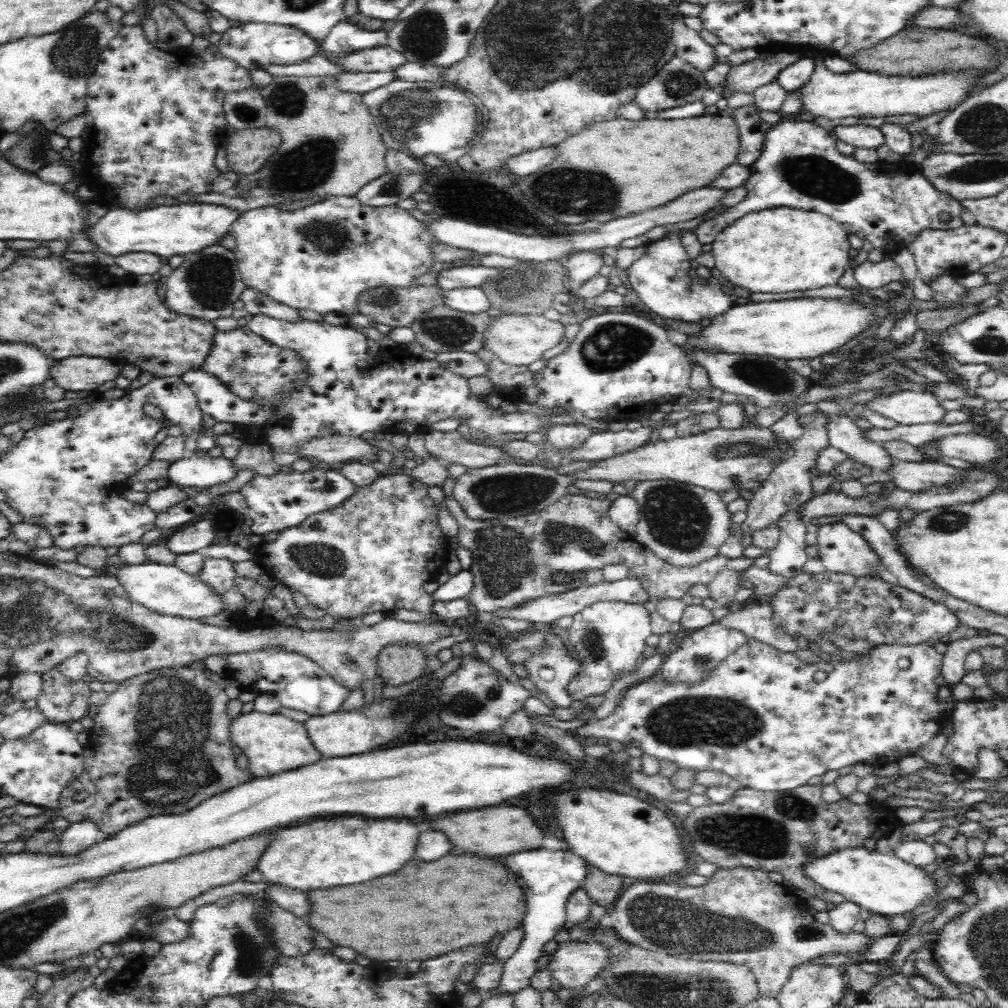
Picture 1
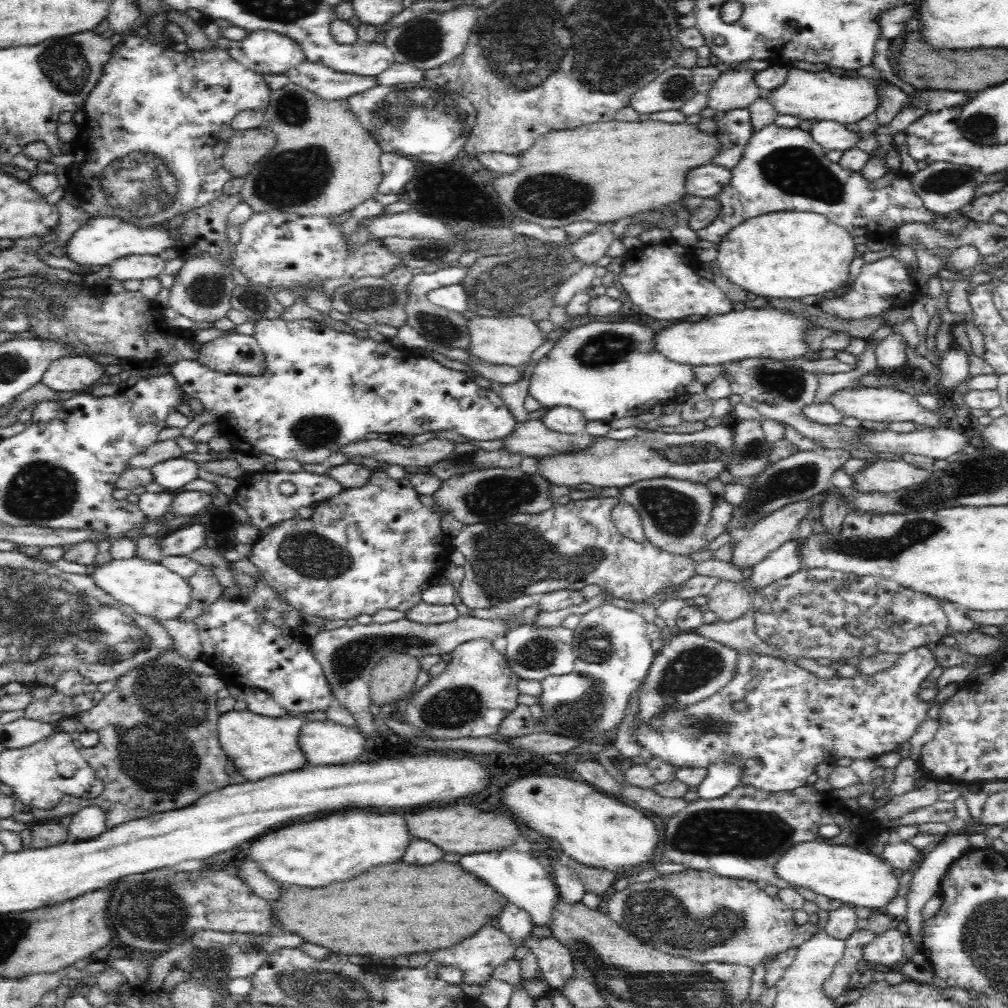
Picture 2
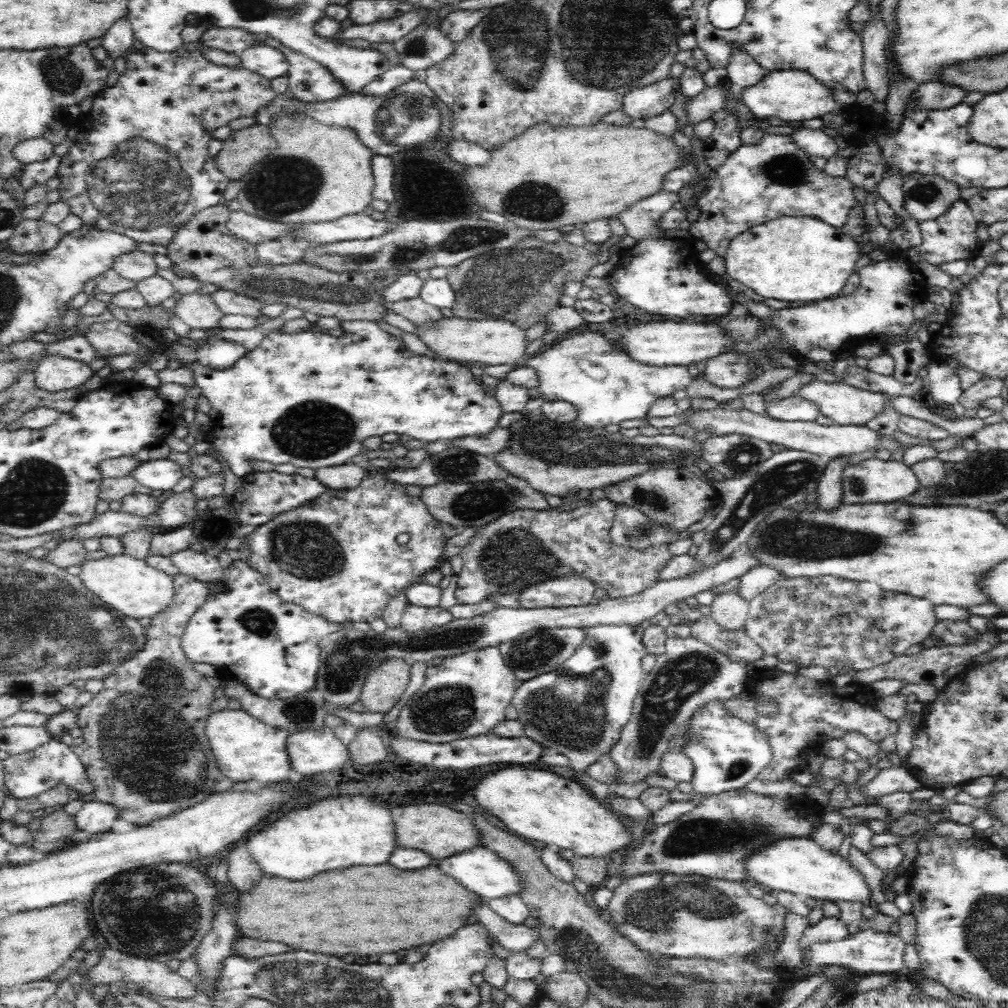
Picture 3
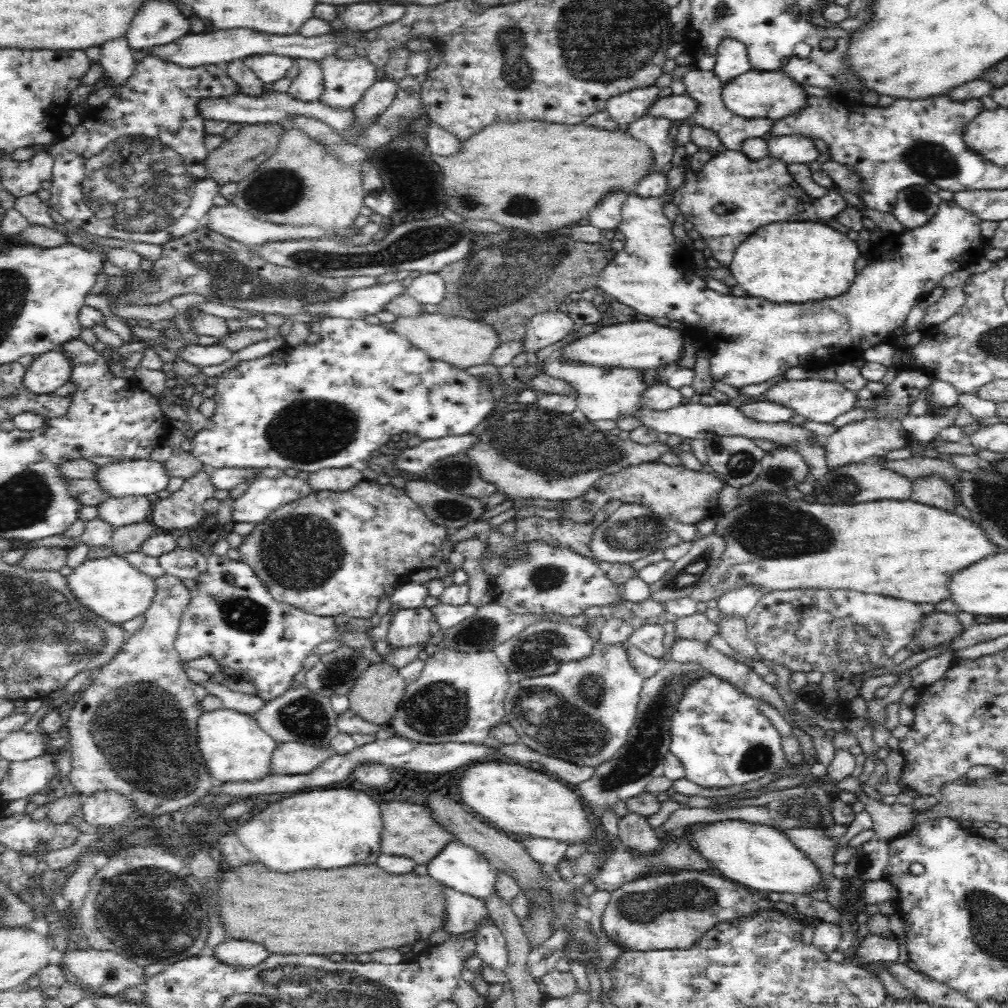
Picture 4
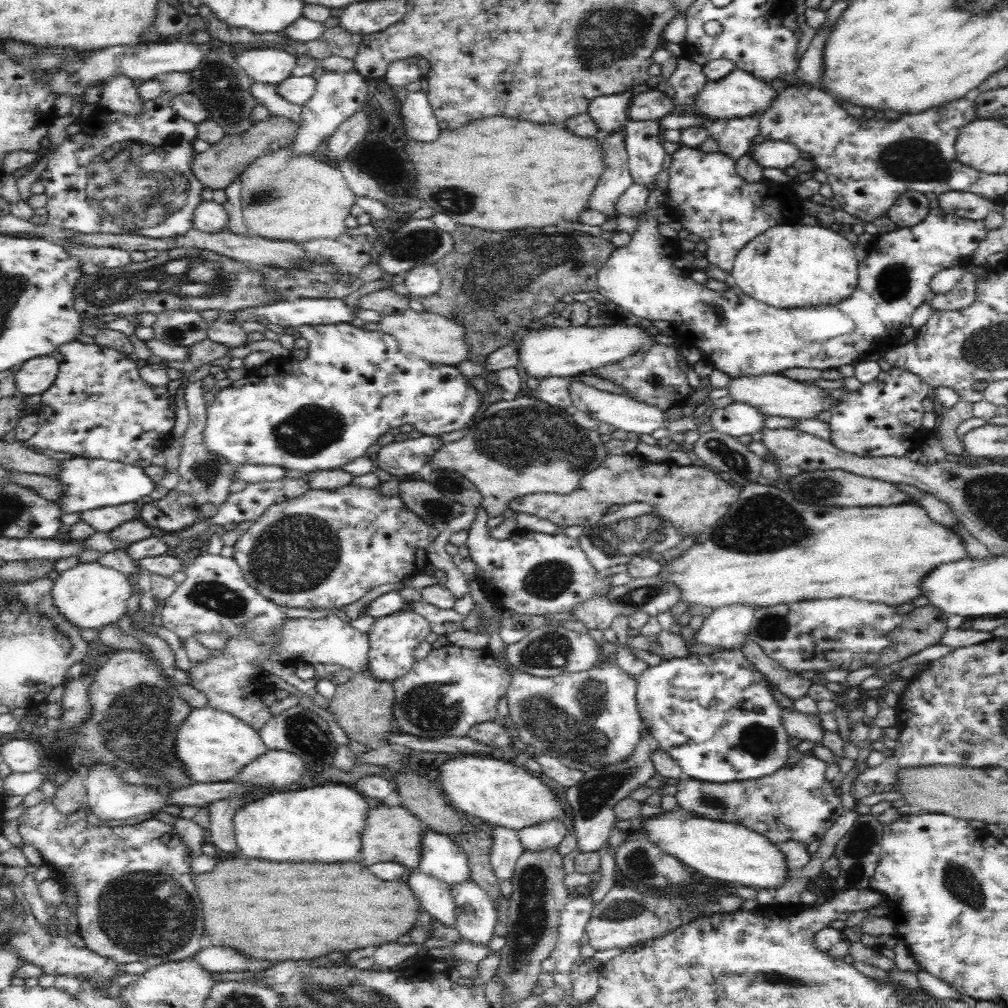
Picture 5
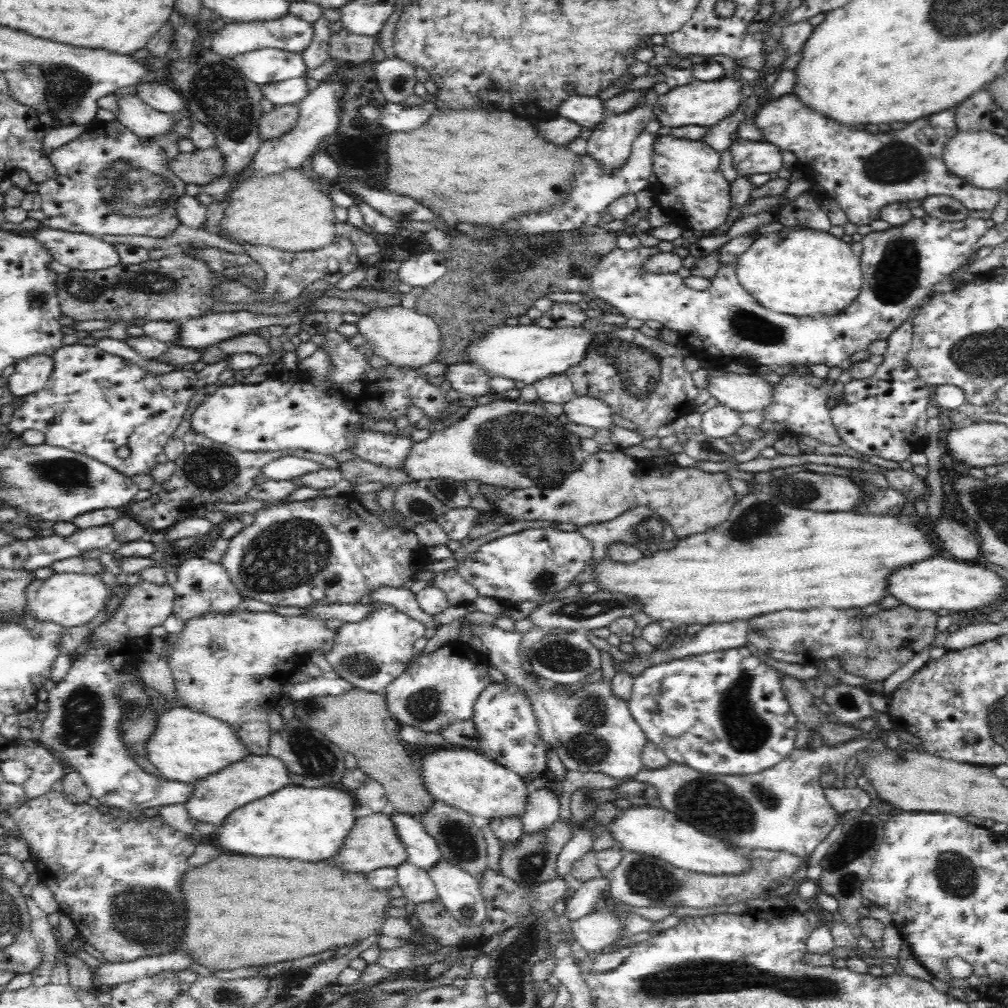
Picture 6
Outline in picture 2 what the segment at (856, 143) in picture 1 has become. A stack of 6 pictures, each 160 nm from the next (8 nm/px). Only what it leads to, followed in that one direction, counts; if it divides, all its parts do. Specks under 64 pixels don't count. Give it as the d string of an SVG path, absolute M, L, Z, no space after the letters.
M817 121L808 130L813 139L822 147L827 154L832 150L848 150L856 146L858 137L848 131L843 124L836 121Z

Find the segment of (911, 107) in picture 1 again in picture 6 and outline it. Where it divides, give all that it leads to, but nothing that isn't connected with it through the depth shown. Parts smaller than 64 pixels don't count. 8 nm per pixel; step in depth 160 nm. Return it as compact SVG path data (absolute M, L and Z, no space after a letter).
M722 77L720 80L705 82L693 79L690 84L672 88L661 96L656 96L657 104L653 109L653 119L660 126L670 128L698 125L714 127L728 115L732 115L741 106L741 80Z

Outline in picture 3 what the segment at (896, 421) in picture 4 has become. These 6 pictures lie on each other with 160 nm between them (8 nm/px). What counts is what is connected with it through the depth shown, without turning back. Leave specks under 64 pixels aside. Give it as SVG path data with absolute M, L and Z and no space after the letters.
M844 454L838 458L832 458L824 466L824 472L820 474L818 491L818 508L822 511L832 511L843 500L841 476L842 471L850 464L852 454Z

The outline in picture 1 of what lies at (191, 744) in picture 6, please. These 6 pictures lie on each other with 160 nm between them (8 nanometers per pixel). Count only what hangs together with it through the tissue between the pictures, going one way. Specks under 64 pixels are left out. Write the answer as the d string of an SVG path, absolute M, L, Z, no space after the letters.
M254 710L241 713L240 716L230 720L229 733L230 742L246 755L247 769L253 773L254 779L293 771L322 759L321 753L310 742L305 725L281 713L264 714Z

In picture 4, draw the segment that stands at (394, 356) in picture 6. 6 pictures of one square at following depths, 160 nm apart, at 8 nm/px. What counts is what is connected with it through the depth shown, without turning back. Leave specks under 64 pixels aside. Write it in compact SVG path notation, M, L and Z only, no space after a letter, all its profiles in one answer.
M422 313L413 317L396 317L388 325L394 332L404 335L414 347L423 350L434 360L443 360L456 368L467 369L470 366L490 362L492 351L498 347L497 331L482 322L472 322L446 314Z

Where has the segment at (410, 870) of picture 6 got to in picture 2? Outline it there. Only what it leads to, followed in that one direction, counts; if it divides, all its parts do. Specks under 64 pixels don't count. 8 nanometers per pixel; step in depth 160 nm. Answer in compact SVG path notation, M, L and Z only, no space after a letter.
M536 935L526 936L520 946L525 946L528 952L534 954L538 960L539 970L542 972L542 980L548 987L560 989L567 979L574 977L574 965L572 955L566 951L566 947L561 945L556 939L551 937L537 937Z

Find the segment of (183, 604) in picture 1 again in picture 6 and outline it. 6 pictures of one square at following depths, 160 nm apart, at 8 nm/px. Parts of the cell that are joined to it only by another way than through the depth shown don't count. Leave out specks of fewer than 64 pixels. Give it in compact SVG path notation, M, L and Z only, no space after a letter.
M88 573L53 574L37 589L34 599L26 600L26 611L37 621L48 621L61 627L74 628L90 622L108 598L108 588L94 575Z

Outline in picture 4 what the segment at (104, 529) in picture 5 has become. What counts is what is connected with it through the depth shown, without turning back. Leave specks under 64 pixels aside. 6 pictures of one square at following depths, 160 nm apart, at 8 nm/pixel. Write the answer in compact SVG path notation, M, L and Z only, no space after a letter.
M144 496L108 498L97 507L97 518L116 530L146 520L151 512L150 506L150 500Z

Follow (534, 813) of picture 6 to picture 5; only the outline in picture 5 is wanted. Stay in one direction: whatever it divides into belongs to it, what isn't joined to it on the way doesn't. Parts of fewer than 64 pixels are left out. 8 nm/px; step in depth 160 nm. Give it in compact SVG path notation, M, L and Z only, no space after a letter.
M550 820L524 827L517 831L523 849L526 851L541 851L544 848L558 847L566 834L566 825L562 820Z

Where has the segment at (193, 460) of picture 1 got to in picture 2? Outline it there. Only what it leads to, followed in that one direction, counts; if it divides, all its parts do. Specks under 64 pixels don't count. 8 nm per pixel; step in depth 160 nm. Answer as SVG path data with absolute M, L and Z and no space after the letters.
M170 458L154 464L150 469L152 481L158 483L166 492L179 492L186 483L198 478L196 461L184 458Z

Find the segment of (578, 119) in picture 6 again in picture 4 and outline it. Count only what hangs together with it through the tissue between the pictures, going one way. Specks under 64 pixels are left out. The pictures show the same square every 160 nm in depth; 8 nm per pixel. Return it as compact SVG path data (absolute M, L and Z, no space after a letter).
M655 86L634 88L634 90L614 96L605 105L608 117L614 119L616 126L630 124L646 115L647 109L658 99L660 90Z

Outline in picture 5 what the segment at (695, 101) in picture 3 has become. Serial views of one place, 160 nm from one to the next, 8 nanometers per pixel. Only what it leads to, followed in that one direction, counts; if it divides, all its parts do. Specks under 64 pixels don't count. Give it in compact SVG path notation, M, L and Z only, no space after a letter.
M650 89L641 94L634 94L626 113L628 113L628 120L630 121L658 121L665 115L671 115L674 108L675 103L668 98L665 92Z

